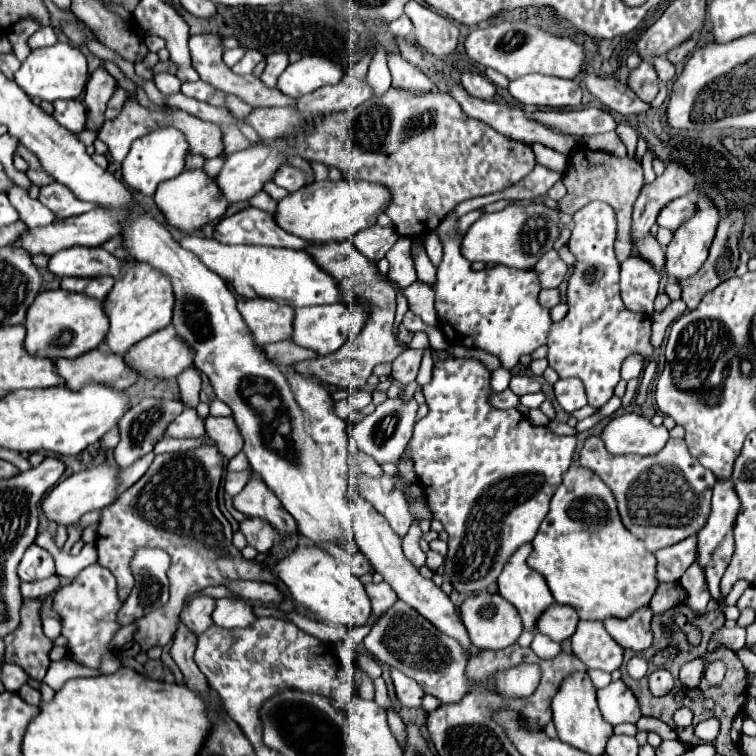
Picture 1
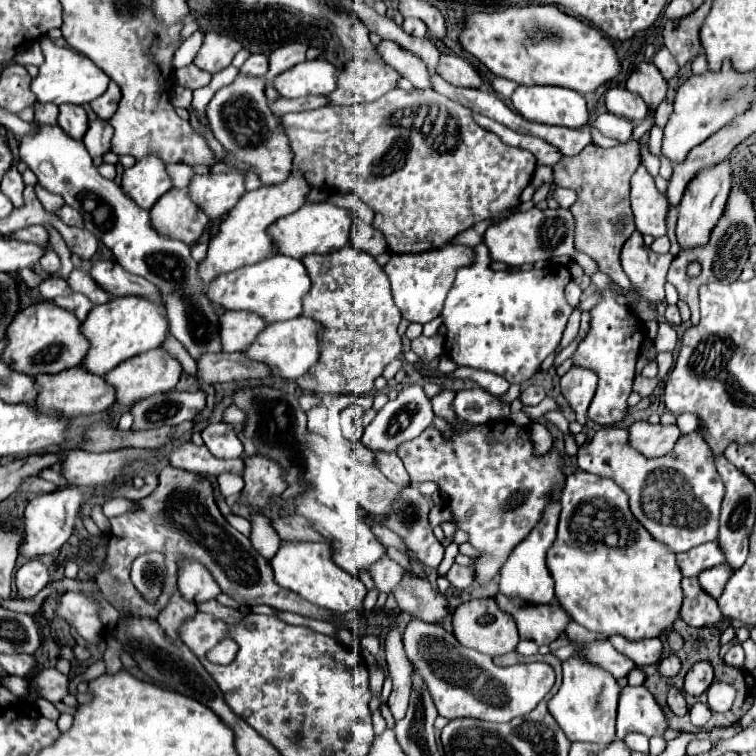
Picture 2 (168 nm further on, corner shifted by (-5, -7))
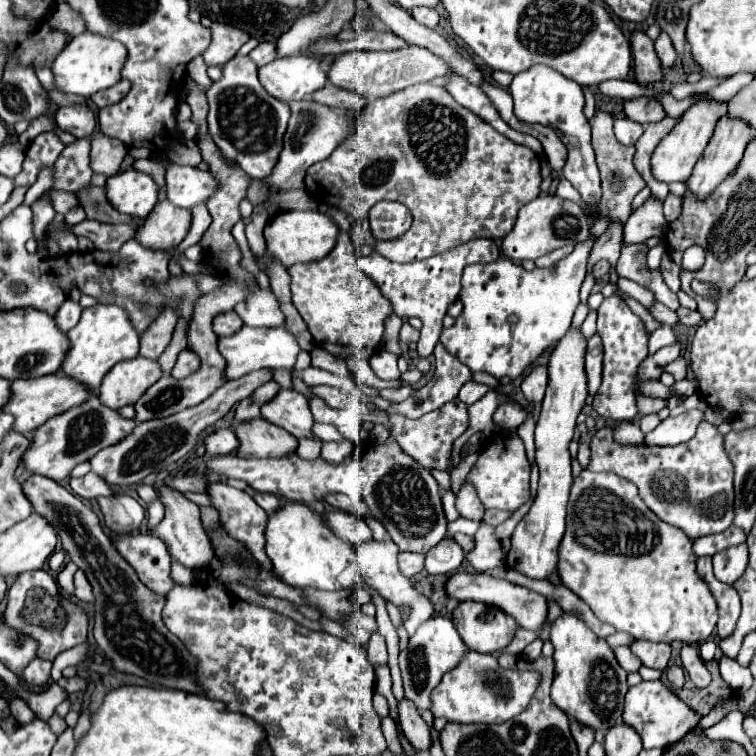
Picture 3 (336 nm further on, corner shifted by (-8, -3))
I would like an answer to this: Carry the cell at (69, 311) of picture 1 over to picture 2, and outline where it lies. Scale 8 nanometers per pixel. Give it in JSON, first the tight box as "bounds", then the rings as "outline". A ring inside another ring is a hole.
{"bounds":[3,301,89,375],"outline":[[[53,301],[35,303],[23,309],[17,319],[7,329],[7,347],[3,359],[19,373],[39,375],[39,373],[59,373],[69,367],[83,363],[89,351],[89,341],[81,333],[81,321]]]}

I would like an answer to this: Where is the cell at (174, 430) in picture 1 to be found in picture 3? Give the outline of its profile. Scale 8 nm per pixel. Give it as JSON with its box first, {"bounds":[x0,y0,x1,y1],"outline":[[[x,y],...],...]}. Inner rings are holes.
{"bounds":[22,397,136,481],"outline":[[[92,397],[88,399],[88,403],[82,403],[80,407],[72,407],[72,411],[64,411],[64,415],[56,415],[48,419],[48,423],[38,427],[32,445],[22,457],[22,463],[28,467],[30,473],[44,475],[54,481],[62,481],[70,477],[72,469],[78,463],[92,459],[96,451],[120,443],[134,429],[134,425],[136,421],[124,419],[118,411],[102,405],[98,397]]]}

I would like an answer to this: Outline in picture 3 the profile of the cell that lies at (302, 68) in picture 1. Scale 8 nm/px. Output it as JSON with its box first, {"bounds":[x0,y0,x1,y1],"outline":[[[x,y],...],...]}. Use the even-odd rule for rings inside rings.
{"bounds":[258,55,326,101],"outline":[[[312,55],[276,59],[258,69],[258,79],[268,95],[280,101],[304,99],[326,85],[326,71]]]}

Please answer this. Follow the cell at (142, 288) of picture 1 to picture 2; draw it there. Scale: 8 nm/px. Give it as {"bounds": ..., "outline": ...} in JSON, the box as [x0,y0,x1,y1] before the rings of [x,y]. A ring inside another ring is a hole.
{"bounds":[81,295,169,375],"outline":[[[137,295],[113,297],[103,305],[95,305],[81,327],[83,335],[91,343],[91,349],[83,361],[85,369],[95,375],[105,375],[121,361],[159,347],[169,333],[169,321],[163,307],[163,303],[153,303]]]}

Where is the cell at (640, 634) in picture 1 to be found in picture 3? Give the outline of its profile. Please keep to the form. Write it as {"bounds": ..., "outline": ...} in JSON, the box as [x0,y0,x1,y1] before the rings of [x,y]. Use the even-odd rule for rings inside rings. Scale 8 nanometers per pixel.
{"bounds":[630,641,670,671],"outline":[[[634,641],[630,647],[634,655],[640,657],[640,661],[646,667],[664,671],[670,659],[670,645],[668,643],[652,643],[652,641]]]}

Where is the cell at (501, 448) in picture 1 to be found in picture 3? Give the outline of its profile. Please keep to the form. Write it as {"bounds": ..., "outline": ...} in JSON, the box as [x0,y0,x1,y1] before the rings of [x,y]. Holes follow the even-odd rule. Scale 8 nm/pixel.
{"bounds":[468,437,530,509],"outline":[[[500,437],[492,441],[474,463],[468,479],[474,483],[486,509],[518,509],[530,499],[530,463],[520,437]]]}

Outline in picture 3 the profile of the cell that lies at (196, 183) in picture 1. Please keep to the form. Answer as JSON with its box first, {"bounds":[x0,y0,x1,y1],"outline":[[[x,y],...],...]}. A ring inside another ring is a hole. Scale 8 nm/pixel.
{"bounds":[136,201,192,251],"outline":[[[160,201],[136,231],[136,241],[146,249],[166,251],[180,245],[192,223],[188,209]]]}

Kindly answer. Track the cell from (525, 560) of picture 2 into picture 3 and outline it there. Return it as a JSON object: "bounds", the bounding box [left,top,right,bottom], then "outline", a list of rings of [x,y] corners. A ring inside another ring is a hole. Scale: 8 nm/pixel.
{"bounds":[506,327,588,579],"outline":[[[570,327],[564,339],[556,343],[556,349],[552,349],[550,361],[548,361],[548,387],[546,387],[540,419],[536,423],[536,433],[534,433],[536,463],[540,469],[538,493],[530,511],[516,525],[512,533],[512,547],[506,557],[506,563],[510,569],[516,569],[532,579],[546,579],[556,569],[556,563],[558,563],[558,545],[564,535],[566,503],[568,503],[568,495],[572,487],[568,445],[574,437],[576,417],[588,397],[584,355],[586,355],[586,339],[580,333],[580,329]]]}

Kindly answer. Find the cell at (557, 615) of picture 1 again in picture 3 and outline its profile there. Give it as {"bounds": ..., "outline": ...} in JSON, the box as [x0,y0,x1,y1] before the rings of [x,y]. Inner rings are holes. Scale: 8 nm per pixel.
{"bounds":[444,571,548,631],"outline":[[[466,571],[456,573],[444,583],[444,591],[446,591],[446,595],[450,595],[450,597],[454,597],[458,601],[480,601],[480,603],[496,605],[502,611],[506,611],[508,615],[512,615],[520,627],[530,629],[530,631],[540,631],[540,627],[544,625],[546,615],[548,615],[548,605],[546,605],[544,595],[540,595],[540,593],[536,593],[532,589],[514,585],[514,583],[510,583],[506,579],[486,575],[486,573],[466,573]]]}

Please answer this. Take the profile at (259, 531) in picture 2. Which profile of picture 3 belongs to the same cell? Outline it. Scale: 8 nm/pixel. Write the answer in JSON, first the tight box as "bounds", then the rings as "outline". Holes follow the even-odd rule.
{"bounds":[252,493,282,513],"outline":[[[252,493],[252,497],[256,499],[256,503],[258,503],[266,513],[276,511],[276,507],[282,505],[280,497],[276,497],[276,495],[272,495],[272,493]]]}

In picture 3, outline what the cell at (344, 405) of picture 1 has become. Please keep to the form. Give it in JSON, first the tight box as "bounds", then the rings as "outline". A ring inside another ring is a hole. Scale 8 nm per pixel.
{"bounds":[273,368,293,388],"outline":[[[287,368],[274,370],[273,379],[280,385],[281,388],[293,388],[291,371],[292,369]]]}

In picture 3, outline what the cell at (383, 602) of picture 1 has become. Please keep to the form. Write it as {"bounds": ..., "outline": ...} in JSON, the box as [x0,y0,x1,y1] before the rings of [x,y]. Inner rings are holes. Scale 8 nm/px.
{"bounds":[398,699,432,751],"outline":[[[404,699],[404,701],[398,703],[398,709],[400,709],[402,731],[404,731],[406,739],[410,741],[410,745],[418,751],[430,751],[430,747],[432,747],[430,727],[422,721],[414,703],[410,699]]]}

